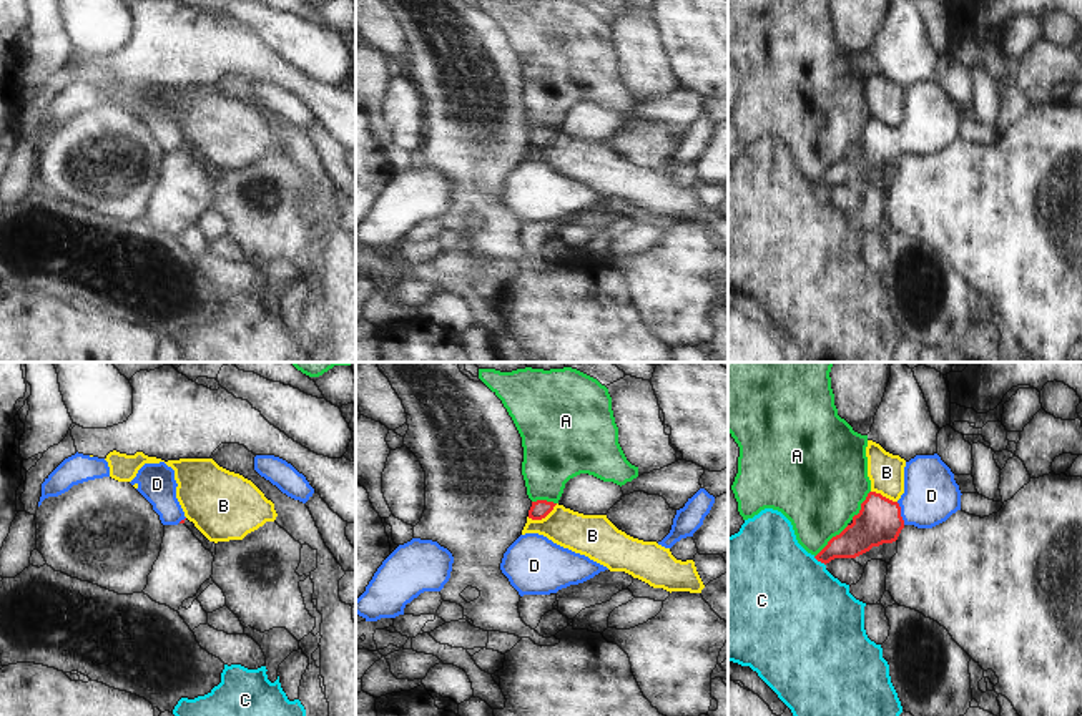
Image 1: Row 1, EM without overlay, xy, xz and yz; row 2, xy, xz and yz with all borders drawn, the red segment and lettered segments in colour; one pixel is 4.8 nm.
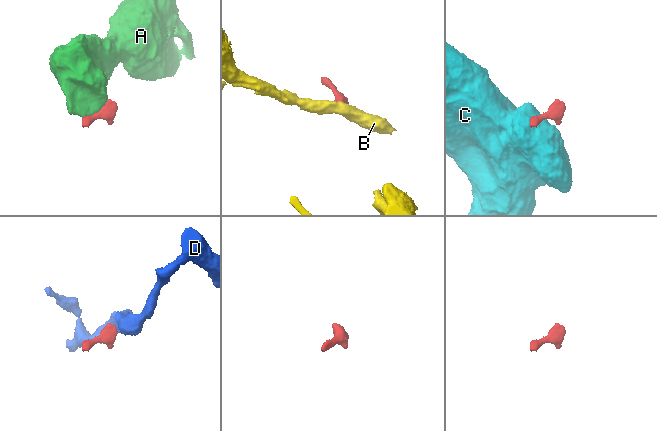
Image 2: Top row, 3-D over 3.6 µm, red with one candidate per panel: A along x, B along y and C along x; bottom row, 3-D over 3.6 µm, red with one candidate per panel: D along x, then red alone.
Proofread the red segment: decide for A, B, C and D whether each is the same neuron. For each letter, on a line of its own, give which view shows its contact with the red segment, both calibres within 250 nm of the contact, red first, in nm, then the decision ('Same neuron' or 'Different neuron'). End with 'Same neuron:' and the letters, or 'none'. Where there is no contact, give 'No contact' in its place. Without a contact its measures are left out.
A: Touches red in yz. Thickness 220 nm (red) against 400 nm. Different neuron
B: Touches red in xz. Thickness 90 nm (red) against 200 nm. Different neuron
C: Touches red in yz. Thickness 160 nm (red) against 480 nm. Different neuron
D: Touches red in yz. Thickness 220 nm (red) against 280 nm. Same neuron
Same neuron: D

